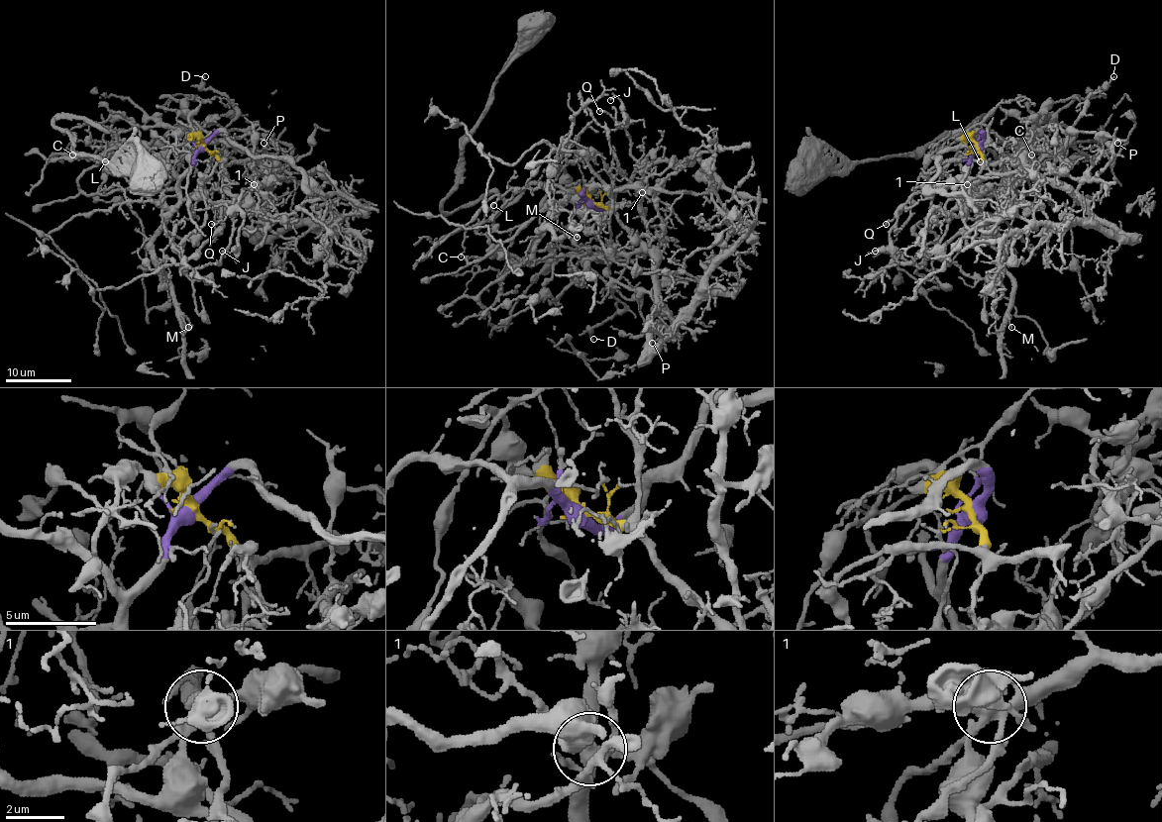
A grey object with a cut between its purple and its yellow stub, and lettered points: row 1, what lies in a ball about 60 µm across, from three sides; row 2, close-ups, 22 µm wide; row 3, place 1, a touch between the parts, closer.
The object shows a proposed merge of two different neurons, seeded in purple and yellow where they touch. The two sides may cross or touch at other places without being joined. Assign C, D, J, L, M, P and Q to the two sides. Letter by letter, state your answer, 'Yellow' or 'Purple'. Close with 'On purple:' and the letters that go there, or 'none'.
C: Purple
D: Yellow
J: Yellow
L: Purple
M: Purple
P: Yellow
Q: Yellow
On purple: C, L, M

